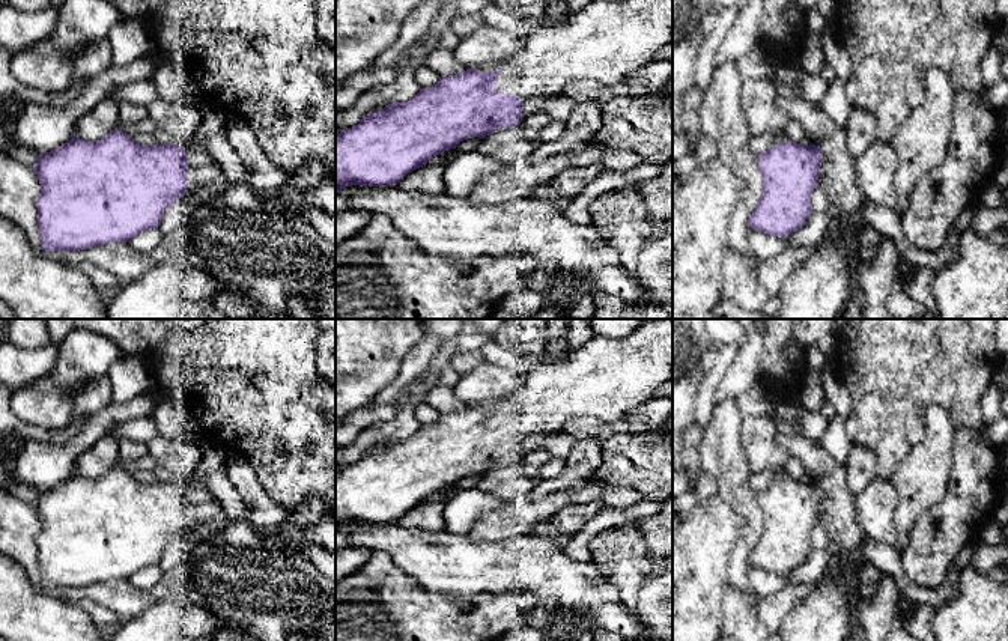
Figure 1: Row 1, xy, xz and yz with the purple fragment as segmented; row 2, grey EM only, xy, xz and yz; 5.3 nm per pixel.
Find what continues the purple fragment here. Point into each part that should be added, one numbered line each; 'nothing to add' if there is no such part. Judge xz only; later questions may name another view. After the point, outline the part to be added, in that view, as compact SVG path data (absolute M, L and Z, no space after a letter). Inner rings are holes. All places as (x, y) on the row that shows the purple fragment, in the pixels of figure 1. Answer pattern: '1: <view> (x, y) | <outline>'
1: xz (605, 41) | M594 0L570 14L566 24L536 27L519 53L502 63L496 87L524 99L524 119L543 111L543 104L561 96L569 83L591 80L614 84L651 63L654 53L669 44L673 0Z

